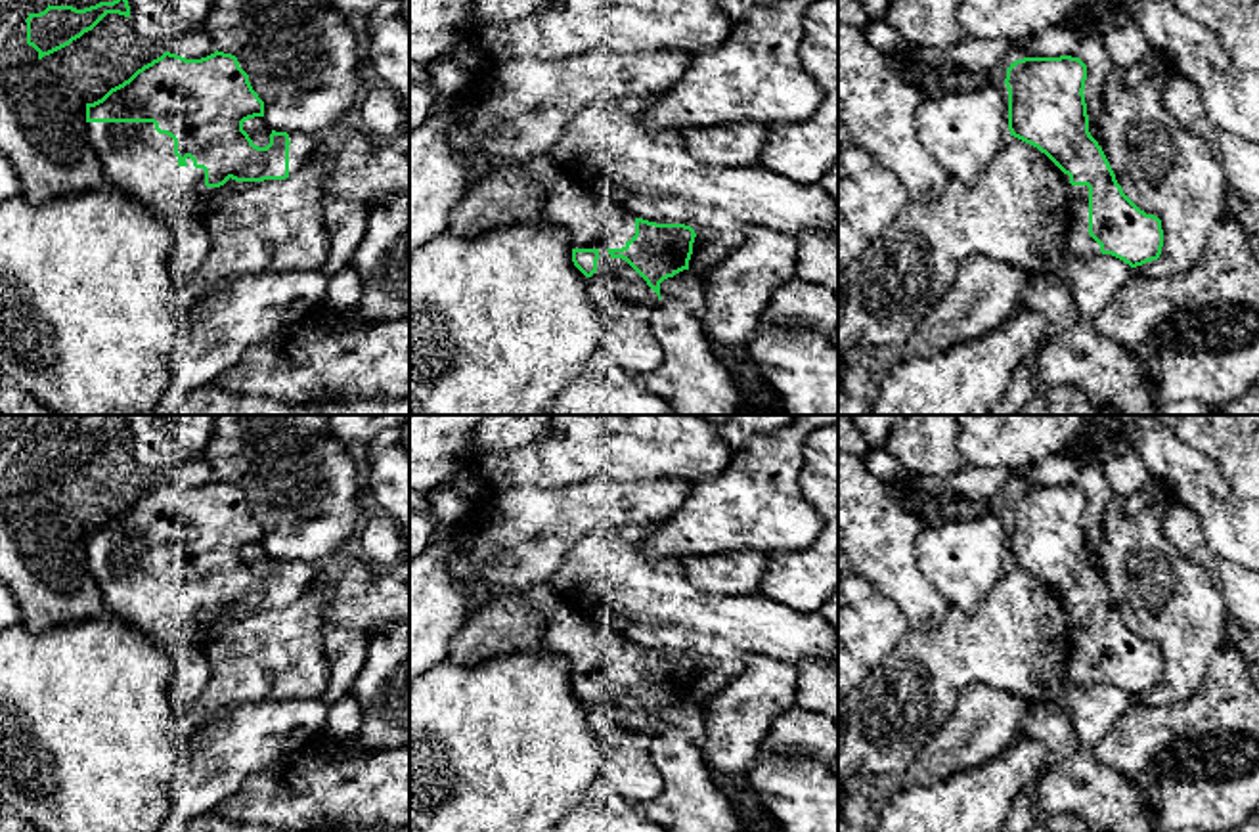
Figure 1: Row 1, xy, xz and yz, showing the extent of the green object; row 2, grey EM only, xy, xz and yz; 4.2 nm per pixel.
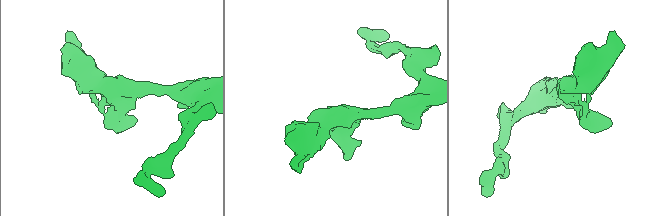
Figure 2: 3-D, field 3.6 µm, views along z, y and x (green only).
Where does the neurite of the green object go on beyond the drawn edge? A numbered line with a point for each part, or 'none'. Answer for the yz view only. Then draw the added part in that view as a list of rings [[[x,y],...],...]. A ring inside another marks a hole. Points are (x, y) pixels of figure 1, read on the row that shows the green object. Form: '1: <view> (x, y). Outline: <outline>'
1: yz (1080, 243). Outline: [[[1064,174],[1064,178],[1068,184],[1071,210],[1071,230],[1066,239],[1068,252],[1075,258],[1102,254],[1100,245],[1089,235],[1089,187],[1071,186],[1068,174]]]

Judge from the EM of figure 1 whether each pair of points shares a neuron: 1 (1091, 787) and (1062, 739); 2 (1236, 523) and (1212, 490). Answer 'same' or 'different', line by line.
1: same
2: same

